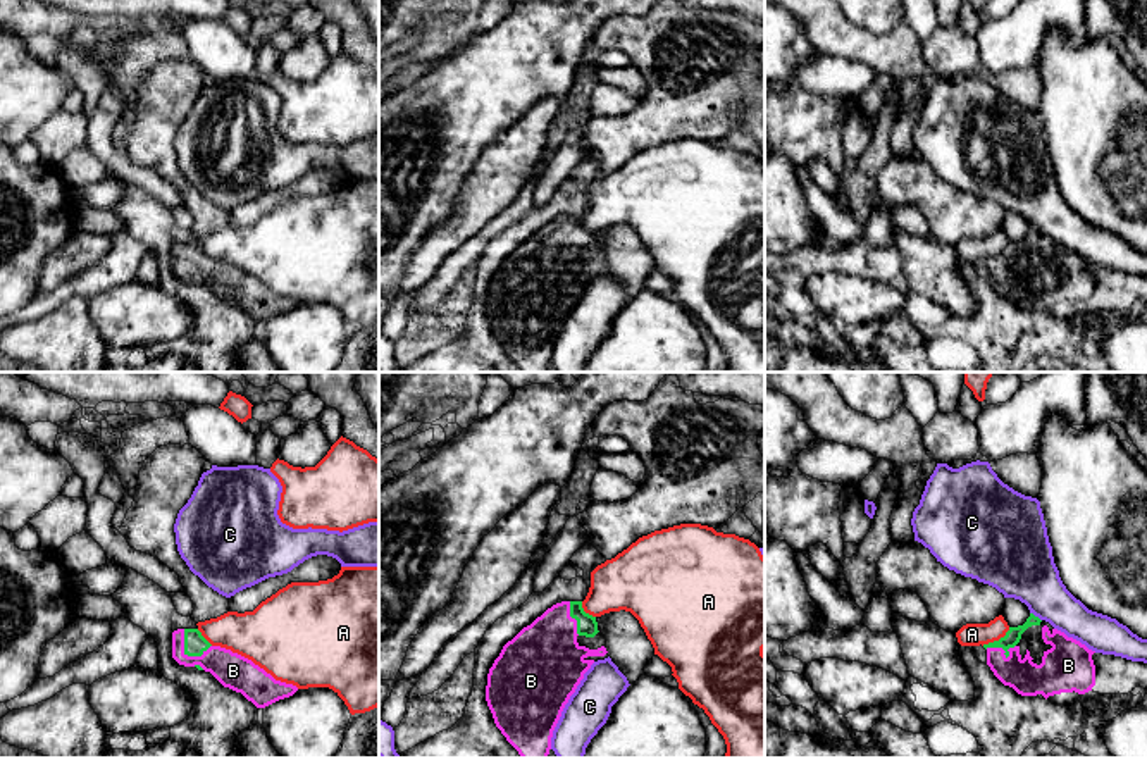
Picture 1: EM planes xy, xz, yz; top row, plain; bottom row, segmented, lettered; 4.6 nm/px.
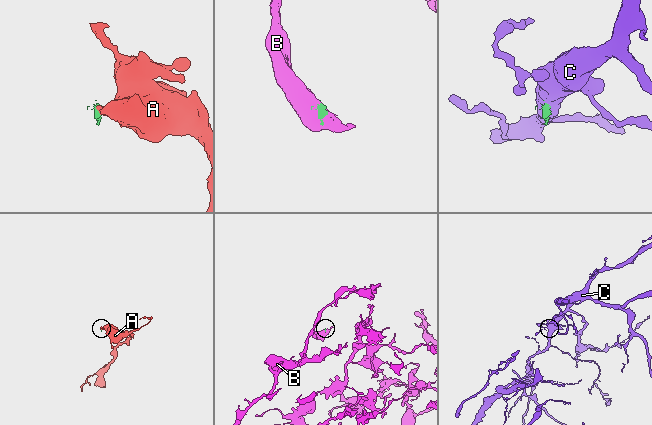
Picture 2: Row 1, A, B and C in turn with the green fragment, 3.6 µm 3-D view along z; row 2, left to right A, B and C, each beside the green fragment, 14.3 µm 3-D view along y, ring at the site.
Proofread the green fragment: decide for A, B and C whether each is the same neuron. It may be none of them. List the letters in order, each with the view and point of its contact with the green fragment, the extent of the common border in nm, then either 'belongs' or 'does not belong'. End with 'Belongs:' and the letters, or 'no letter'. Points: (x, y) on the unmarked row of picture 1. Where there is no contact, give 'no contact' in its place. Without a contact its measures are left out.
A: contact yz (996, 255); length 160 nm; does not belong
B: contact xy (186, 267); length 160 nm; belongs
C: contact yz (1034, 229); length 70 nm; does not belong
Belongs: B

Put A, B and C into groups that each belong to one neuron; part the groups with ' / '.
A / B / C

